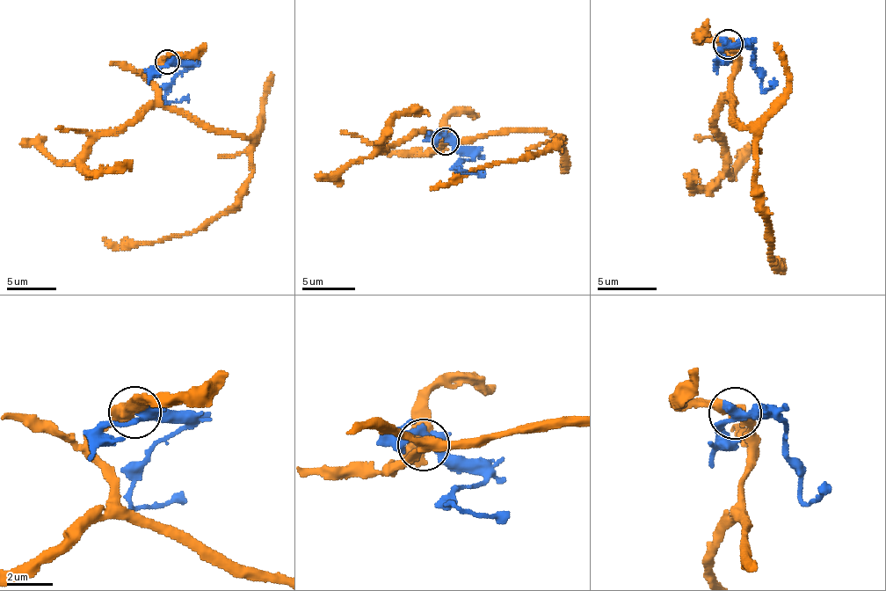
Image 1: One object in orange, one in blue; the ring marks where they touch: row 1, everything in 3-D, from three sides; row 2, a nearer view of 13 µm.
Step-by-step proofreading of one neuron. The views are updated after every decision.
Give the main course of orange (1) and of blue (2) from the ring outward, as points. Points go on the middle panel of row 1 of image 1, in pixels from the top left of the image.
1: (445, 142), (432, 150), (512, 131), (563, 137), (545, 151), (479, 166), (431, 190)
2: (445, 142), (455, 142), (472, 157), (461, 162), (458, 168), (482, 174)

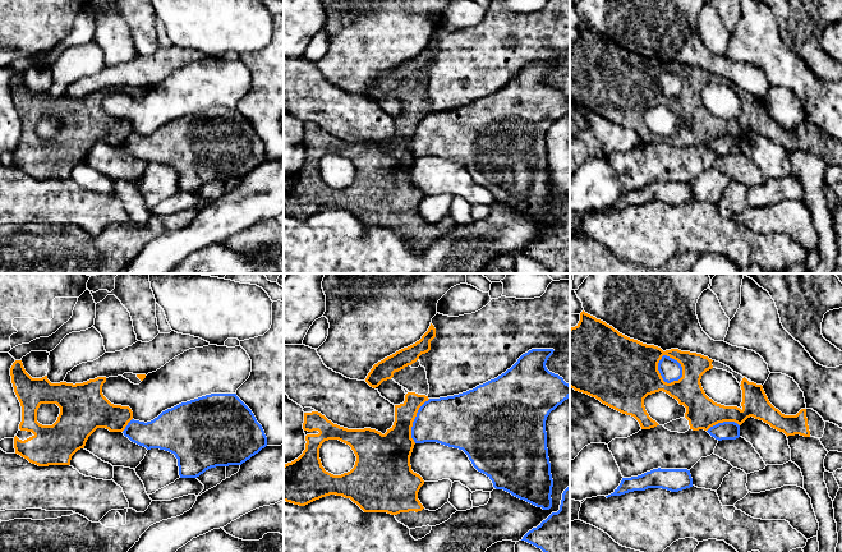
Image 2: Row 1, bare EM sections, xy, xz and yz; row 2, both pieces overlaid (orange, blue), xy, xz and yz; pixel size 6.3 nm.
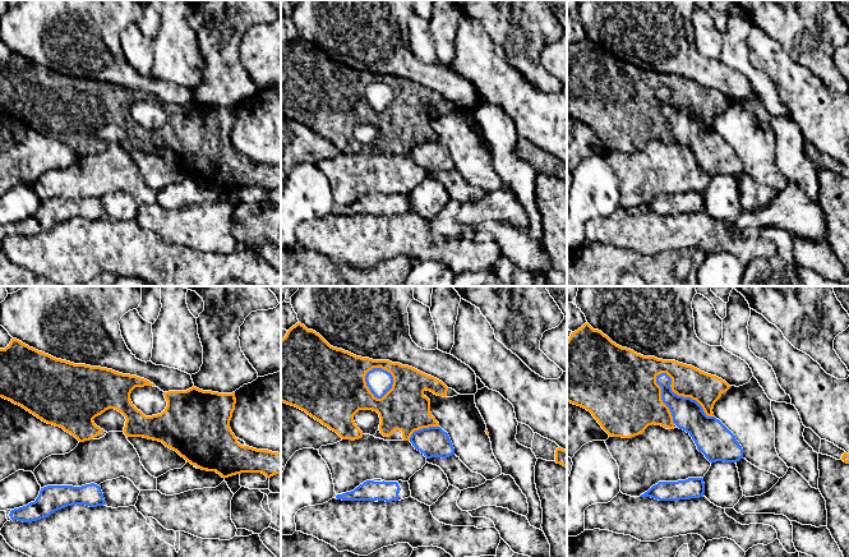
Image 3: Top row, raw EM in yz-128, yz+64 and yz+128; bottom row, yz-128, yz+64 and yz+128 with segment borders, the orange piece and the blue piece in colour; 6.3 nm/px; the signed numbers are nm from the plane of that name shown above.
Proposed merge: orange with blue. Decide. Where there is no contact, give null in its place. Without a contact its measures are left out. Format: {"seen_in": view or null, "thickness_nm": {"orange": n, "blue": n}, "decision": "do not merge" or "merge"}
{"seen_in": "yz", "thickness_nm": {"orange": 220, "blue": 140}, "decision": "do not merge"}

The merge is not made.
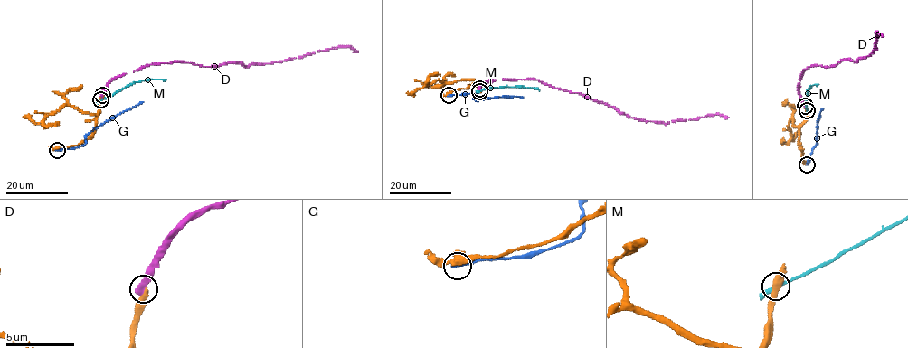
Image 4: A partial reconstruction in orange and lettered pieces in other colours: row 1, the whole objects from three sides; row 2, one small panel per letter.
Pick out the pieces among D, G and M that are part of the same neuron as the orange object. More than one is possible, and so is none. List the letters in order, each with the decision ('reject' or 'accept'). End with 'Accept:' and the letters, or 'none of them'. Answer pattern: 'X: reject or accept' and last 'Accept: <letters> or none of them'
D: reject
G: reject
M: reject
Accept: none of them

